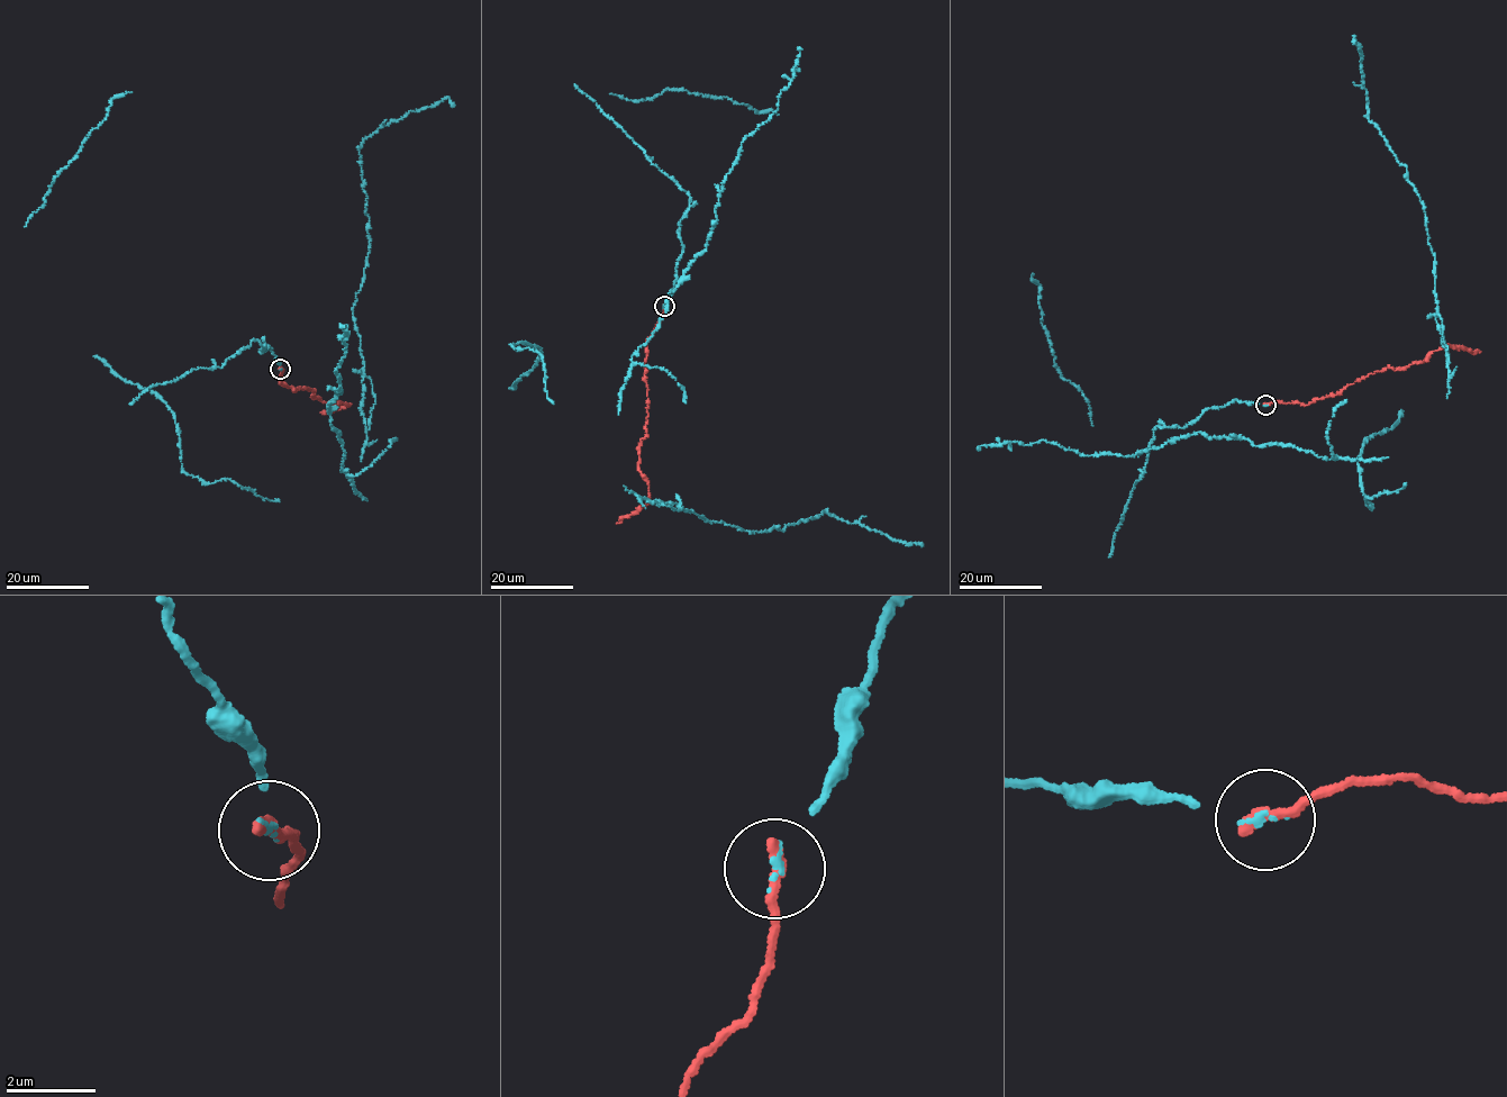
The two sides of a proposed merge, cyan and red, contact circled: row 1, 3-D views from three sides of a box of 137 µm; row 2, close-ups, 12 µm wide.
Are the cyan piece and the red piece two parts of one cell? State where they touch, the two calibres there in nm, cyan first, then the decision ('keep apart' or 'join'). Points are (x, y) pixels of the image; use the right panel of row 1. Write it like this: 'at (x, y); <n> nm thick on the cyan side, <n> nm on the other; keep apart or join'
at (1265, 405); 80 nm thick on the cyan side, 280 nm on the other; join

